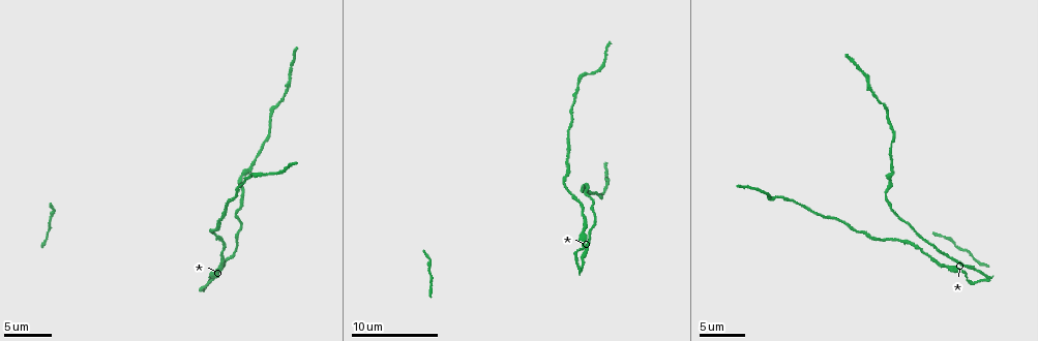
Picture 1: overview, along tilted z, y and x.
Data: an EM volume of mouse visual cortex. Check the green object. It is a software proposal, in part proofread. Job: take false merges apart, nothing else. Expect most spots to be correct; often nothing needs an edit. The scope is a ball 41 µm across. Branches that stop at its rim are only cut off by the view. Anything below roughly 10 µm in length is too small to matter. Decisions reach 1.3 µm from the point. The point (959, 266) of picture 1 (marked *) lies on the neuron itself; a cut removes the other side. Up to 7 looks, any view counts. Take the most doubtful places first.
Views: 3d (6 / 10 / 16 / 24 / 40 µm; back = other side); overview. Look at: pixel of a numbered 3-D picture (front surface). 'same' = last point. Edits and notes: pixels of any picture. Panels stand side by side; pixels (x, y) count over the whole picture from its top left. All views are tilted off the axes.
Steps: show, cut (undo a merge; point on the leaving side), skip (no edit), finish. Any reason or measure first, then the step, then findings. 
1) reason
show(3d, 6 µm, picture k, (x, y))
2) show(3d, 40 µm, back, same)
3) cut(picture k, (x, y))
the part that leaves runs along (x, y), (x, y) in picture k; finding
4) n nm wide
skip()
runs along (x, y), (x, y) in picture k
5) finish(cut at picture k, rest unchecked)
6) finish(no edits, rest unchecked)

thick turns thin
show(3d, 10 µm, picture 1, (583, 224))

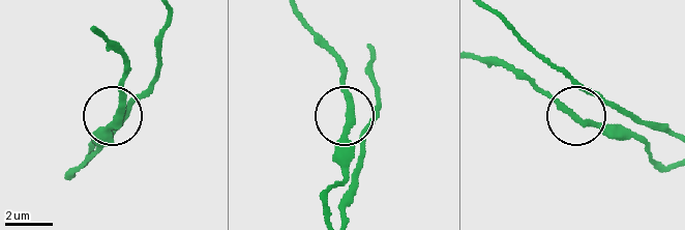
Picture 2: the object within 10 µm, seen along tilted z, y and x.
from behind
show(3d, 10 µm, back, picture 2, (349, 110))

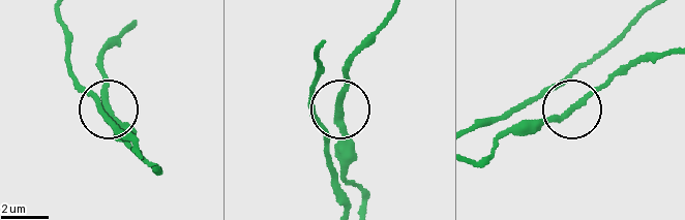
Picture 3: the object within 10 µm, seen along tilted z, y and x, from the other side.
skip()
runs along (336, 166), (351, 64) in picture 3; one neuron here

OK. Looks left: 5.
calibre changes
show(3d, 16 µm, picture 1, (885, 190))

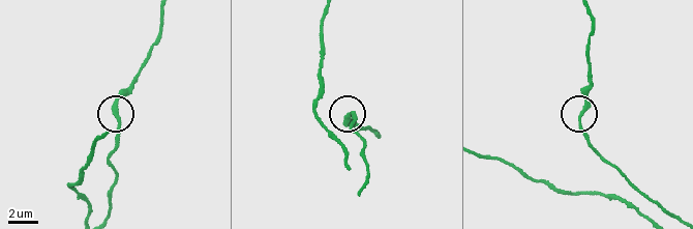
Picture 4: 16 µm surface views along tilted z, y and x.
show(3d, 16 µm, back, picture 4, (117, 111))

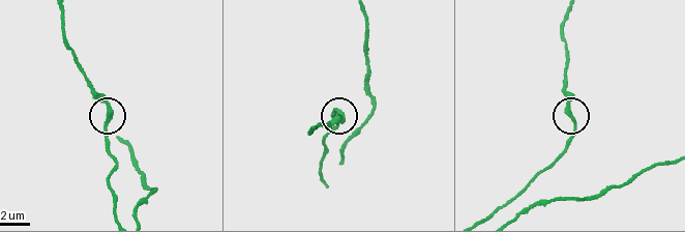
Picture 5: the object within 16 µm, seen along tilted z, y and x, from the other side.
skip()
runs along (116, 212), (108, 178), (115, 161), (106, 104), (91, 83) in picture 5; one neuron here

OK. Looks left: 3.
narrows sharply
show(3d, 6 µm, picture 1, (565, 157))

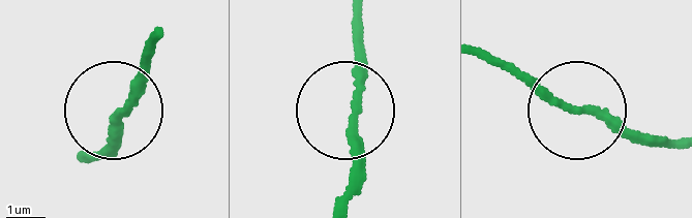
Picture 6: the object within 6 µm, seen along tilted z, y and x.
show(3d, 6 µm, back, picture 6, (124, 110))

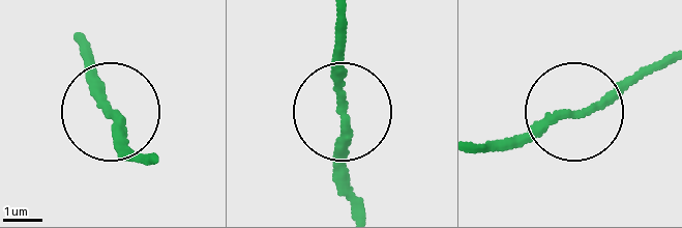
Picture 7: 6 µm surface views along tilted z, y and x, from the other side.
skip()
runs along (355, 206), (340, 114), (348, 37) in picture 7; one neuron here

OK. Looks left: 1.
narrows sharply
show(3d, 16 µm, picture 1, (890, 144))

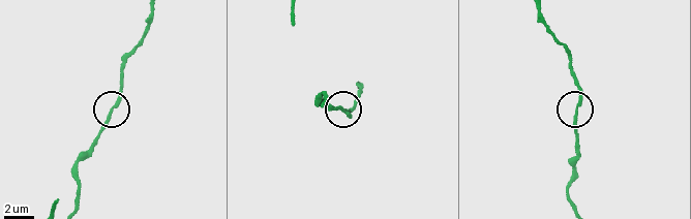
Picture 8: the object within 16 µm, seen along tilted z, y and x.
skip()
runs along (575, 205), (567, 189), (580, 91), (574, 70) in picture 8; continuous, no second neuron

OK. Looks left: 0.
finish(no edits, rest unchecked)

